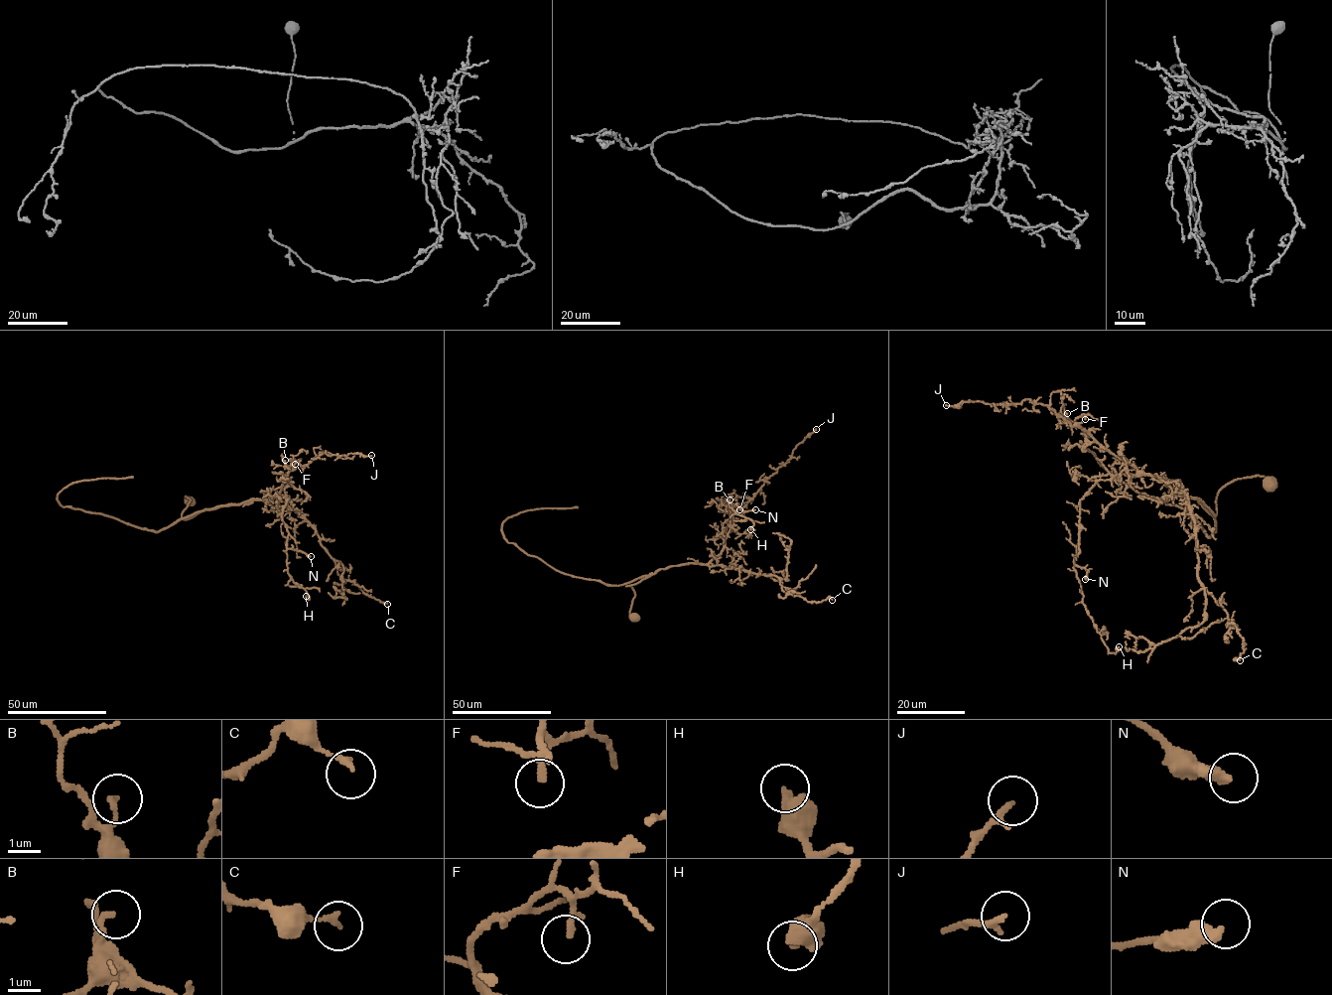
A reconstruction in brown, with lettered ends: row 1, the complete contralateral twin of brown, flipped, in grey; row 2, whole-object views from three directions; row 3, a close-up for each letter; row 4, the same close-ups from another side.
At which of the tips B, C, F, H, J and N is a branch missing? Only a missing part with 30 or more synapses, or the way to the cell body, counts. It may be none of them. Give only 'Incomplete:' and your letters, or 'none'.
Incomplete: none

